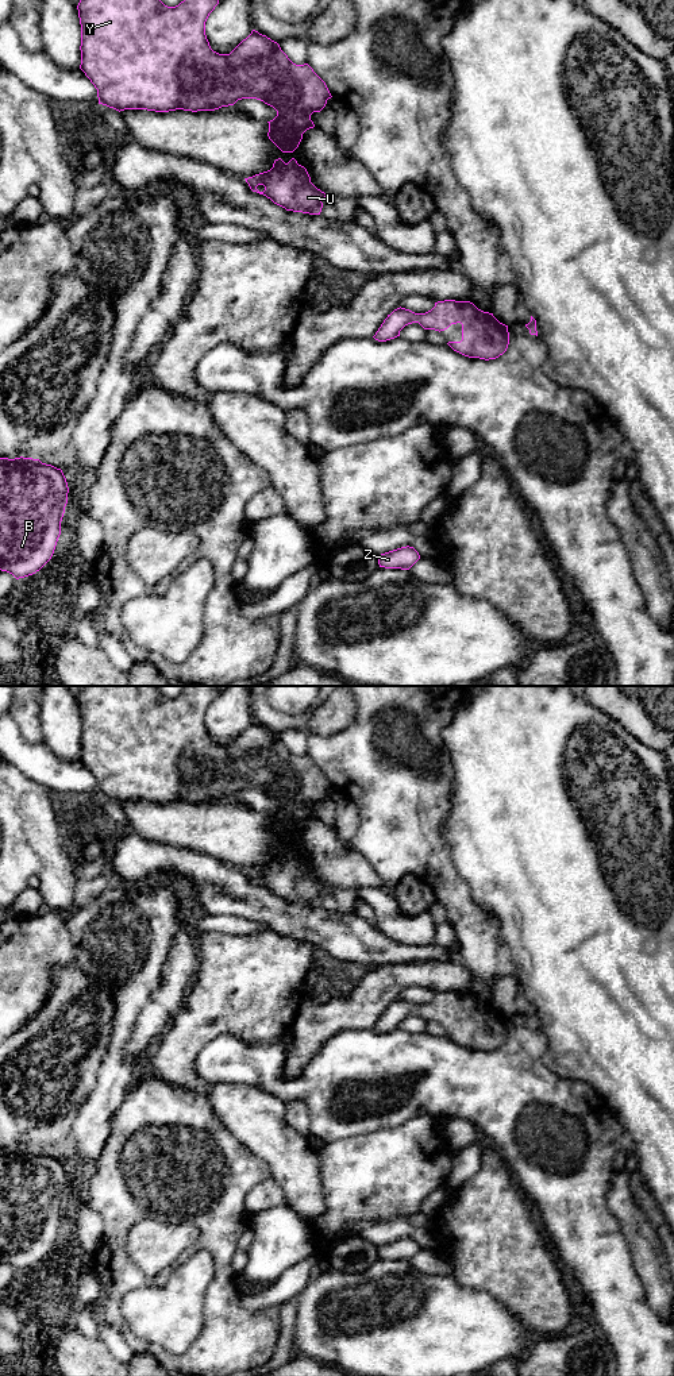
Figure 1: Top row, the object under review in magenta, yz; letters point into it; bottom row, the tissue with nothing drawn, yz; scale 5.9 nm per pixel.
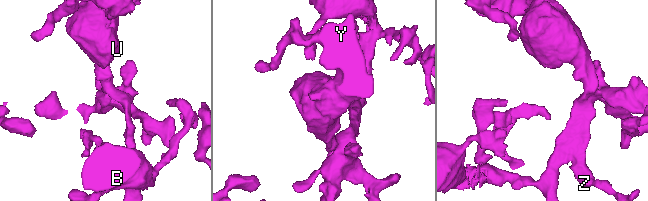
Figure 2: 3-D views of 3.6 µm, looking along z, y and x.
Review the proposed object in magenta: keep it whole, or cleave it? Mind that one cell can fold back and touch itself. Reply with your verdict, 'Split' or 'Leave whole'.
Leave whole

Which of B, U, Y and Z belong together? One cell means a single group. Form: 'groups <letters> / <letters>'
groups B U Y Z

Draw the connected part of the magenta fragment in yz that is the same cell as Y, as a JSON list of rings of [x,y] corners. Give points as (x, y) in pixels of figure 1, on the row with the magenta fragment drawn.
[[[80,0],[81,24],[80,69],[97,89],[99,104],[116,111],[147,109],[155,112],[215,111],[242,99],[257,99],[273,107],[277,116],[269,123],[269,139],[282,151],[293,153],[303,134],[313,128],[313,112],[320,112],[331,93],[326,82],[308,65],[296,65],[280,45],[253,30],[230,54],[213,51],[205,35],[205,22],[219,0],[184,0],[167,7],[161,0]]]

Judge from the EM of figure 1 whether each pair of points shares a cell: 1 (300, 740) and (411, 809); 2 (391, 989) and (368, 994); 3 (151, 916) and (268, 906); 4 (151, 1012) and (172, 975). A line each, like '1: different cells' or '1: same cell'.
1: different cells
2: same cell
3: different cells
4: same cell

